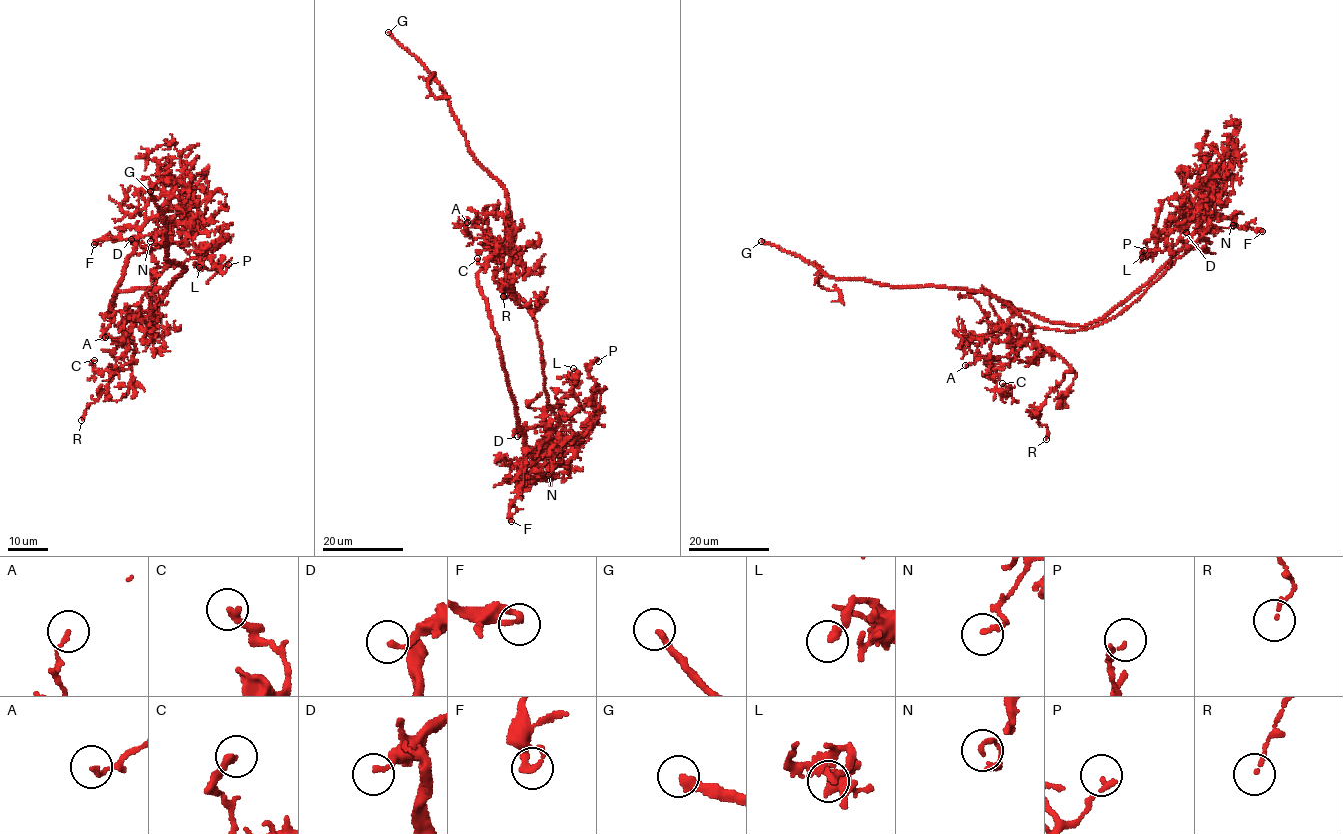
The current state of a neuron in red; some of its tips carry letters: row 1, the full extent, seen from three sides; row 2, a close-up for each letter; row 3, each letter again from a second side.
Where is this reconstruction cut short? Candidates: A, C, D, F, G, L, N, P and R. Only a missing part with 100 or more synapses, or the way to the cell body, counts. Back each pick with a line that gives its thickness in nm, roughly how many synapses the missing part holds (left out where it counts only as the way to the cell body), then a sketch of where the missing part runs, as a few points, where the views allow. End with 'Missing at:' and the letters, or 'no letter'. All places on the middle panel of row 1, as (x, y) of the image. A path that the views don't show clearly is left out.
G: 260 nm thick; missing branch runs (388, 32), (387, 29), (409, 44), (417, 60), (415, 72)
Missing at: G

